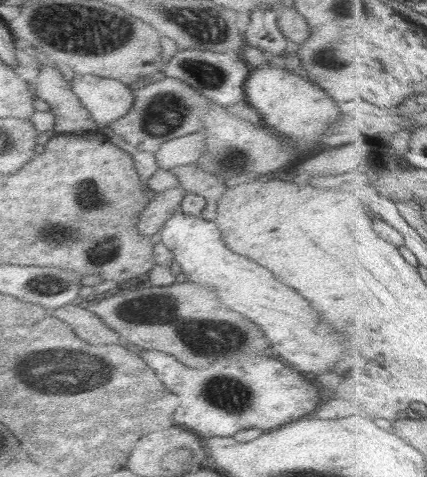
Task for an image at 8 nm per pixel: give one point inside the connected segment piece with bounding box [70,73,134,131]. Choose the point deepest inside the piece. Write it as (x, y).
(106, 100)

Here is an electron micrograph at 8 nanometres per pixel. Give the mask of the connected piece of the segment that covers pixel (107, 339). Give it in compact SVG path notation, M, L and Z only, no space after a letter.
M80 300L70 302L60 308L50 310L49 314L68 322L68 325L74 328L74 332L90 344L118 344L120 342L120 336L114 334L114 331L88 308L88 302Z

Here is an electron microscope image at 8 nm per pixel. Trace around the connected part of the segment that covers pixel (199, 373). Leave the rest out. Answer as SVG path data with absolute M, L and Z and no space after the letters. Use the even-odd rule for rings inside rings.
M142 350L140 358L160 376L160 380L180 396L174 420L200 432L202 436L234 436L242 428L274 430L282 424L298 420L312 412L320 404L316 386L308 386L308 380L298 370L288 368L280 360L268 356L246 356L240 360L218 360L206 370L194 370L180 364L174 356L160 351ZM188 418L196 420L188 426Z

